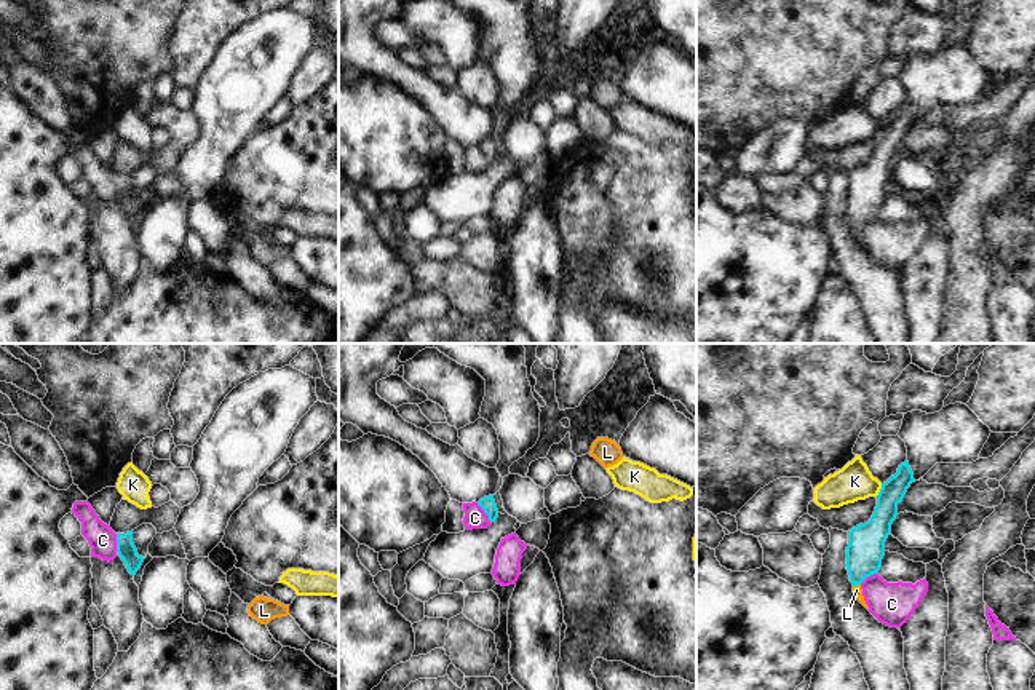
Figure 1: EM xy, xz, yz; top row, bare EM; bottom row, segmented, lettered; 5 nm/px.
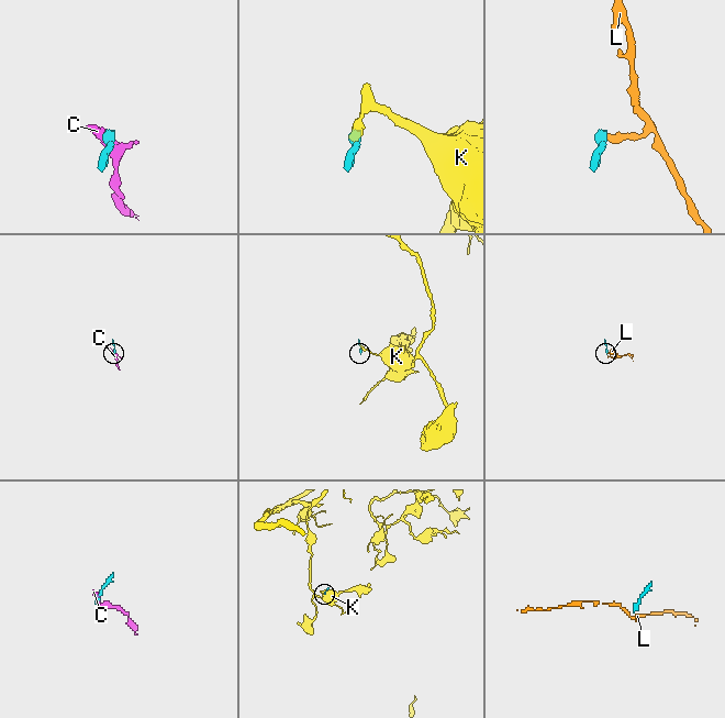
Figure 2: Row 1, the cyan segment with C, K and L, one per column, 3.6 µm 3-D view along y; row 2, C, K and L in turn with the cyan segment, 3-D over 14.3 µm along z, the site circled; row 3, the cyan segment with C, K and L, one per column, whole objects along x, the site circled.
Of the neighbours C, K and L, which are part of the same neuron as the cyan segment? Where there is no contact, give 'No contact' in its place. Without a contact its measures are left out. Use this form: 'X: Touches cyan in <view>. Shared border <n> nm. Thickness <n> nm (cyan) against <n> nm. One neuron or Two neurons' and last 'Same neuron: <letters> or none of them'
C: Touches cyan in xz. Shared border 130 nm. Thickness 80 nm (cyan) against 110 nm. Two neurons
K: Touches cyan in yz. Shared border 70 nm. Thickness 170 nm (cyan) against 180 nm. Two neurons
L: Touches cyan in yz. Shared border 40 nm. Thickness 190 nm (cyan) against 50 nm. One neuron
Same neuron: L

